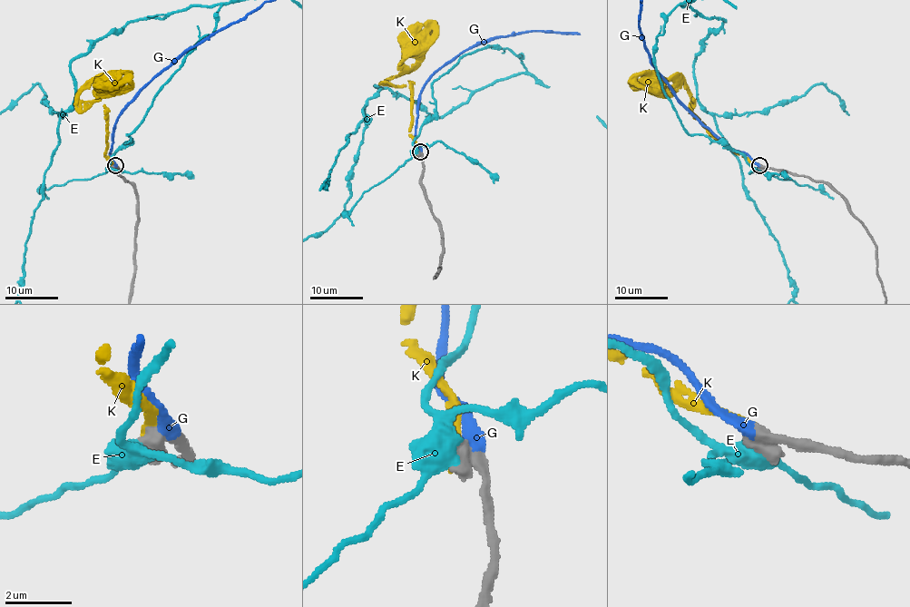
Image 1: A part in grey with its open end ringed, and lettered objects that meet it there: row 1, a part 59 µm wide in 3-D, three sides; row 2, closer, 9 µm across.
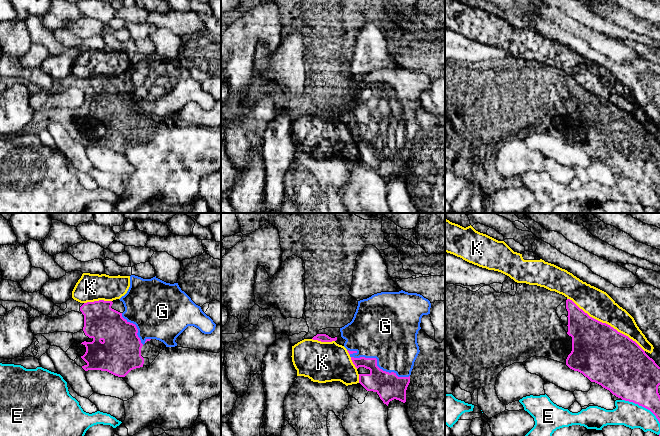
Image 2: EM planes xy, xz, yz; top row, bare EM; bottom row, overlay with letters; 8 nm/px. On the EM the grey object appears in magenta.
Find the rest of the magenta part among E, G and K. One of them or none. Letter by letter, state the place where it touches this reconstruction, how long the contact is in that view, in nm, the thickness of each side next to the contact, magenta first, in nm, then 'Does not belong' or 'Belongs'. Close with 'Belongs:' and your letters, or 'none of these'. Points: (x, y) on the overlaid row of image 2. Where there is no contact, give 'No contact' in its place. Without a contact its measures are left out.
E: Touches magenta at yz (642, 406). Shared border 360 nm. Thickness 400 nm (magenta) against 200 nm. Does not belong
G: Touches magenta at xz (377, 366). Shared border 500 nm. Thickness 220 nm (magenta) against 400 nm. Belongs
K: Touches magenta at yz (605, 323). Shared border 750 nm. Thickness 440 nm (magenta) against 220 nm. Does not belong
Belongs: G

